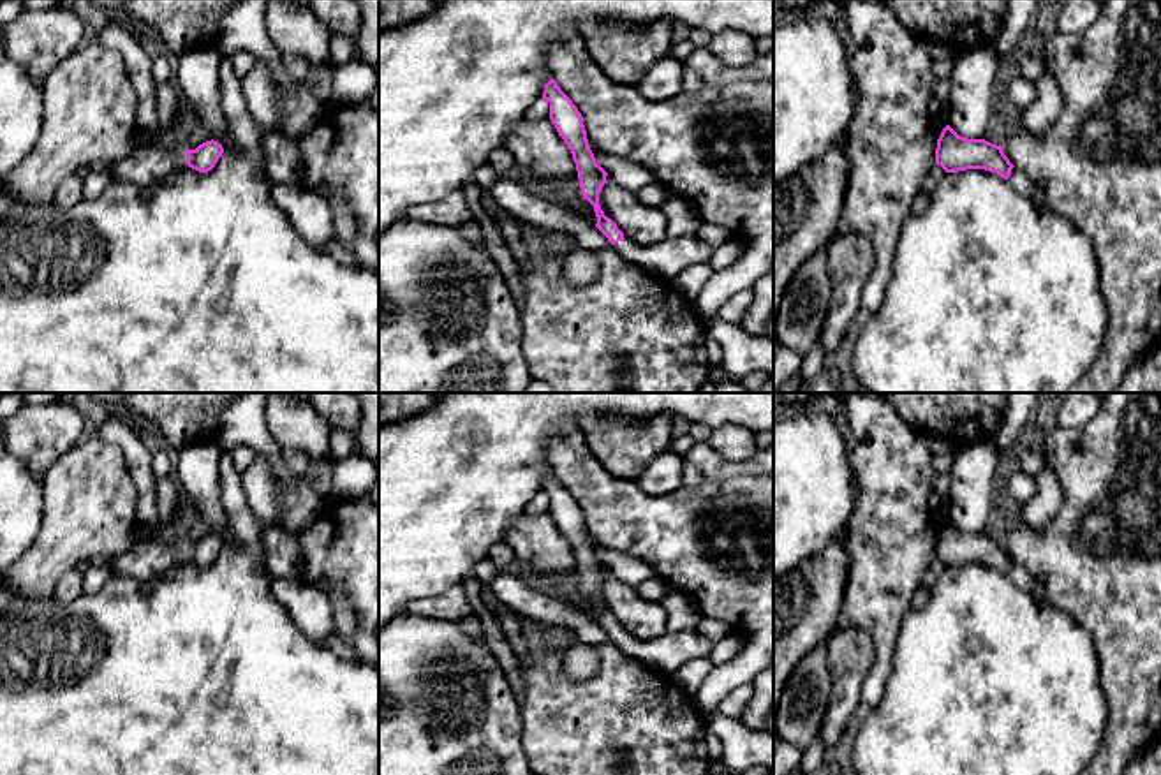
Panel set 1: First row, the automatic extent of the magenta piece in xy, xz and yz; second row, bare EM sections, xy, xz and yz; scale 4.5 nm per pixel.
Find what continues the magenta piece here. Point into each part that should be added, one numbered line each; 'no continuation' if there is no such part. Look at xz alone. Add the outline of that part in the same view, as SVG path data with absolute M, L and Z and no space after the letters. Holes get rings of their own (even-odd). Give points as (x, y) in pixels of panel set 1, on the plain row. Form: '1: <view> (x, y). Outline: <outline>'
1: xz (668, 652). Outline: M696 631L666 632L655 639L638 639L627 632L611 639L627 657L636 659L664 675L680 666L710 659L714 643Z

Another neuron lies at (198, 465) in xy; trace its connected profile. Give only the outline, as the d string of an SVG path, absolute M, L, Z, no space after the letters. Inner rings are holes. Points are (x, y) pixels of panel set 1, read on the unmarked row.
M199 442L181 447L174 454L174 477L183 495L194 506L210 527L211 534L220 537L224 546L233 542L231 521L222 506L220 486L220 449L215 442Z

